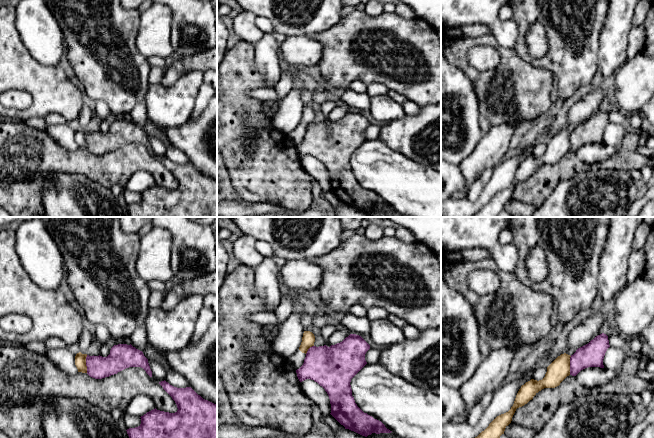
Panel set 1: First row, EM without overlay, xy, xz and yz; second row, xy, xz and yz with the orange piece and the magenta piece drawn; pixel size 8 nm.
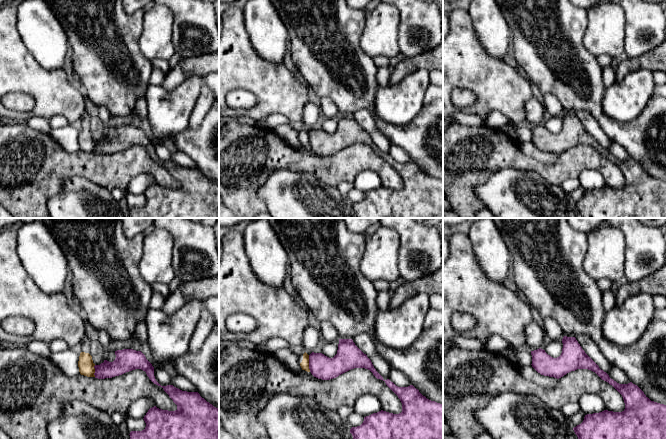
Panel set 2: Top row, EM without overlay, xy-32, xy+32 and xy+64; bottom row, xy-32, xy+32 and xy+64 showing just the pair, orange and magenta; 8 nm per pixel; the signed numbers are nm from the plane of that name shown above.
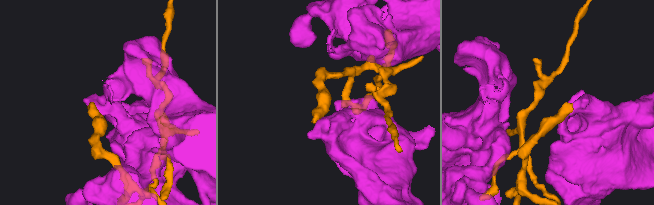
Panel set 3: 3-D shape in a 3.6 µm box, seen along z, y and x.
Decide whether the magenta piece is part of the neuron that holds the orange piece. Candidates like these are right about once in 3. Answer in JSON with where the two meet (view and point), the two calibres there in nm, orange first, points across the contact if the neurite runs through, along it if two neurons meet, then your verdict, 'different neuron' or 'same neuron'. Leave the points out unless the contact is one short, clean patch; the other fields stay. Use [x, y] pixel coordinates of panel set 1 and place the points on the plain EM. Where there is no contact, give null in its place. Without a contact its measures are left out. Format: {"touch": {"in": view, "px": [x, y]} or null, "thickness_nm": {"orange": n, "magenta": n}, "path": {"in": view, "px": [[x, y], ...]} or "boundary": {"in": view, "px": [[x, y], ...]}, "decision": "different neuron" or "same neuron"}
{"touch": {"in": "yz", "px": [569, 141]}, "thickness_nm": {"orange": 170, "magenta": 190}, "boundary": {"in": "yz", "px": [[571, 132], [569, 150]]}, "decision": "different neuron"}

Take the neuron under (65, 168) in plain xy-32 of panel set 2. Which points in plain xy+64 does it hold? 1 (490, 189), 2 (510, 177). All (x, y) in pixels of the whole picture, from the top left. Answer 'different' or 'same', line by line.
1: different
2: different

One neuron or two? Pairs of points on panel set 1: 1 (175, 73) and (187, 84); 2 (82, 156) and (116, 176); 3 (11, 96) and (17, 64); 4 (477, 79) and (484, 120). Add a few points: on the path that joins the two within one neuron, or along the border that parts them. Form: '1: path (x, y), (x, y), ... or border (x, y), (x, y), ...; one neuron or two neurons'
1: border (203, 72), (188, 71), (169, 86), (160, 84); two neurons
2: path (90, 164), (97, 168), (108, 169); one neuron
3: border (10, 89), (26, 91), (30, 95), (32, 102); two neurons
4: path (484, 89), (485, 110); one neuron

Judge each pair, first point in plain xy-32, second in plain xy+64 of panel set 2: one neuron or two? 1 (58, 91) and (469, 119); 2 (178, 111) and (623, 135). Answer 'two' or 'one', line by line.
1: two
2: two

